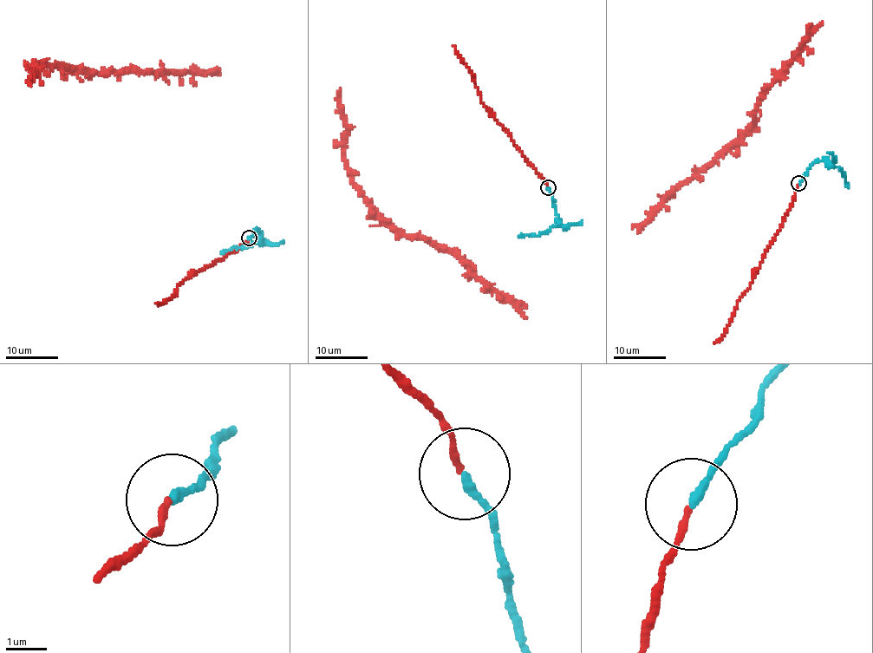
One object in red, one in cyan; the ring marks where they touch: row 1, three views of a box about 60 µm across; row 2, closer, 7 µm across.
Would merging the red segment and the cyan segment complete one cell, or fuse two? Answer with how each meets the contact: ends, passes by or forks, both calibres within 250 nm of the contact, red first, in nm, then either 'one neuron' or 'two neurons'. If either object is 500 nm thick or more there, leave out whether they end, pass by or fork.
red ends; cyan ends; calibres 130 and 200 nm; two neurons

